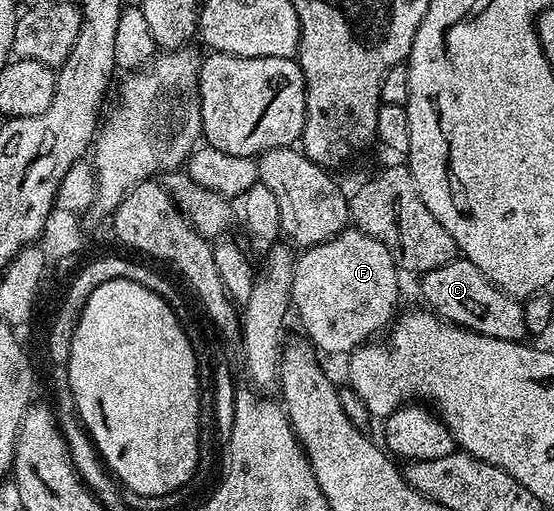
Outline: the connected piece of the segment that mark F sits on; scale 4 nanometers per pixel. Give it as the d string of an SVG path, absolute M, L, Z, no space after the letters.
M357 228L341 230L336 237L326 242L305 247L294 259L290 293L293 313L298 313L298 322L302 325L301 333L323 355L346 356L356 347L365 346L375 336L381 335L378 333L382 329L383 333L391 325L399 309L398 274L400 275L400 267L386 245Z

